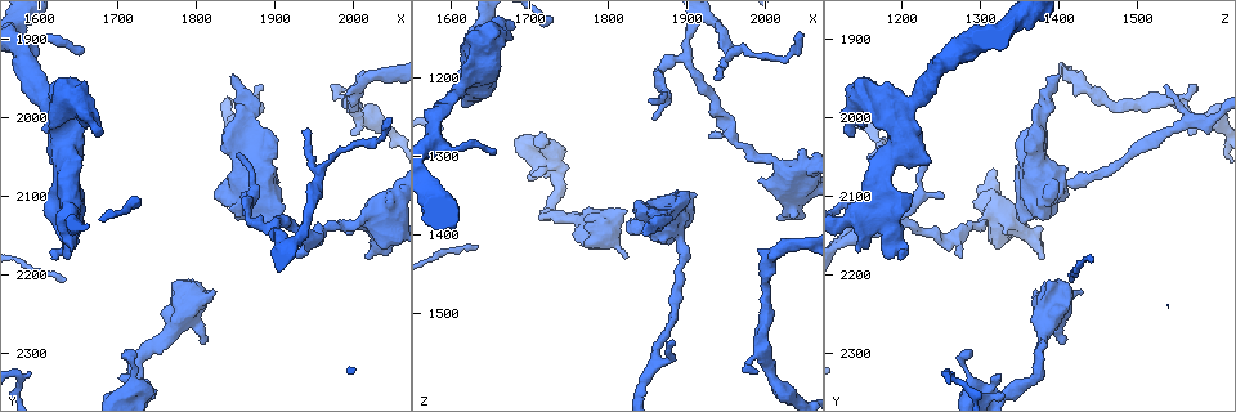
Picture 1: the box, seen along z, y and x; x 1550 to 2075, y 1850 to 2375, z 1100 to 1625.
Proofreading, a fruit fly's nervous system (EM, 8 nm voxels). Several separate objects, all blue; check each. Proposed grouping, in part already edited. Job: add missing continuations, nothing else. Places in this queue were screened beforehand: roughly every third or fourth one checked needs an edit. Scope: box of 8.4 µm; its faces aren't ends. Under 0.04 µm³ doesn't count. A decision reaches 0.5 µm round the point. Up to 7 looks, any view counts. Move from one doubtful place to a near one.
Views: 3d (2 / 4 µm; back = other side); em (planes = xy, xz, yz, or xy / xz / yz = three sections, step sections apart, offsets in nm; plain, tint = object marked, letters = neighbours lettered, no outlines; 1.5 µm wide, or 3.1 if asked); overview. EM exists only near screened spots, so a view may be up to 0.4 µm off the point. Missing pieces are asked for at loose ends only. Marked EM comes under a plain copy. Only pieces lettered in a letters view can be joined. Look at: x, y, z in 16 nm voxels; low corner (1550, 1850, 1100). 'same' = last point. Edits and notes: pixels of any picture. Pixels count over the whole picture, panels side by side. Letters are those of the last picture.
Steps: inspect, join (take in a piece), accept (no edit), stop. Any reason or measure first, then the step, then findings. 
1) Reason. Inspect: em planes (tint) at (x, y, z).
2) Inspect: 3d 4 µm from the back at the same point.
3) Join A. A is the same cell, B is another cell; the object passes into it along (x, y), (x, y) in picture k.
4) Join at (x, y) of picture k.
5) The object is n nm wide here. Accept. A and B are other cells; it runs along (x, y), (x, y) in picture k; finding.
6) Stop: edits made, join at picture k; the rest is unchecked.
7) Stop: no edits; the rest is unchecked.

An open end. Inspect: 3d 4 µm at (2020, 2180, 1380).

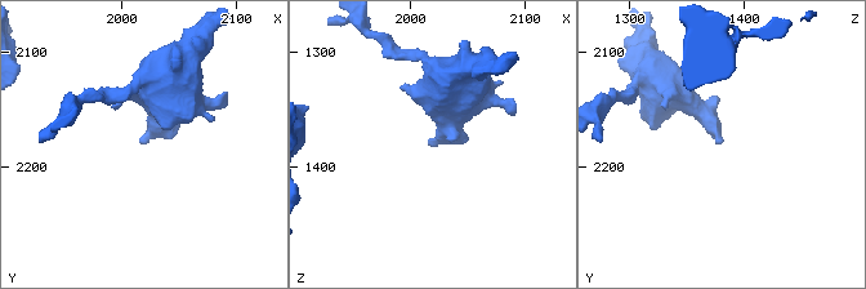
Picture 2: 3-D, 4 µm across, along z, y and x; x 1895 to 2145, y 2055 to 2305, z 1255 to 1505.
Now the EM. Inspect: em planes (letters) at (2018, 2180, 1382).

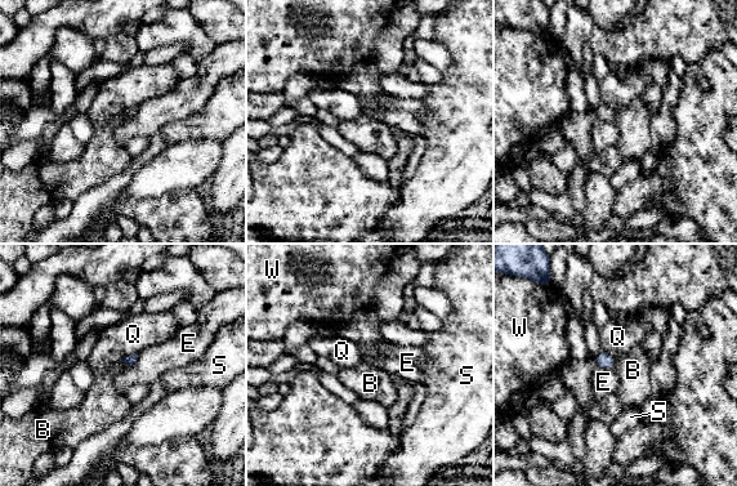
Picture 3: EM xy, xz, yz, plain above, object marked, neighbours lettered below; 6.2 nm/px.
Accept. B, E, Q, S and W are other cells; a border runs along (616, 360), (611, 368) in picture 3; no lettered piece goes on from it.

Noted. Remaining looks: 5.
Inspect: 3d 4 µm from the back at (1855, 2130, 1375).

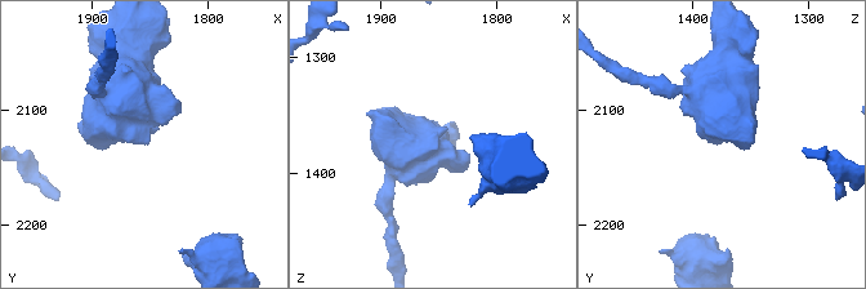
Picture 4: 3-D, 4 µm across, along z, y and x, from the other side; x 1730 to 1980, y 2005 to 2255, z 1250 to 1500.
Inspect: em xz step 8 (tint) at (1850, 2130, 1378).

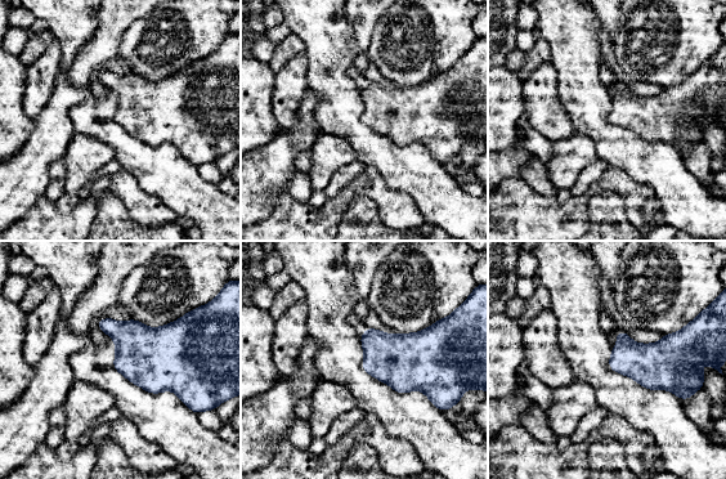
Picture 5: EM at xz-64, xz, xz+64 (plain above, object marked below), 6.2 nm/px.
Inspect: em planes (letters) at the same point.

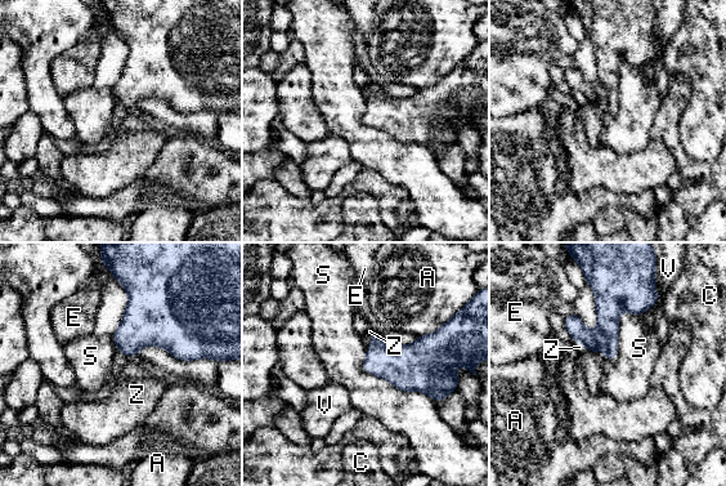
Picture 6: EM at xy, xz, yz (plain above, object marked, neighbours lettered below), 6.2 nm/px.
Accept. A, C, E, S, V and Z are other cells; a border runs along (636, 313), (613, 360), (592, 352) in picture 6; no lettered piece goes on from it.

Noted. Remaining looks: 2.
Stop: no edits; the rest is unchecked.

